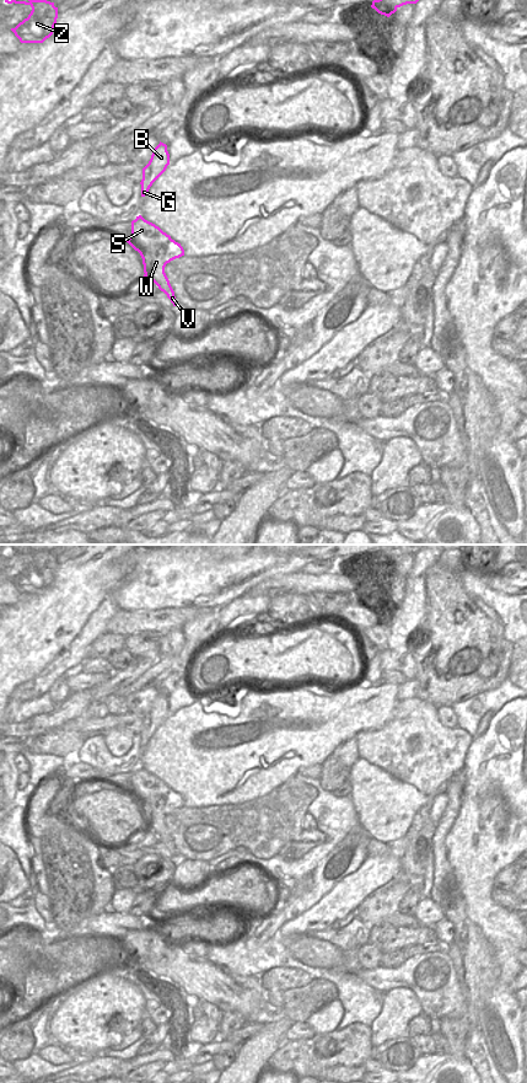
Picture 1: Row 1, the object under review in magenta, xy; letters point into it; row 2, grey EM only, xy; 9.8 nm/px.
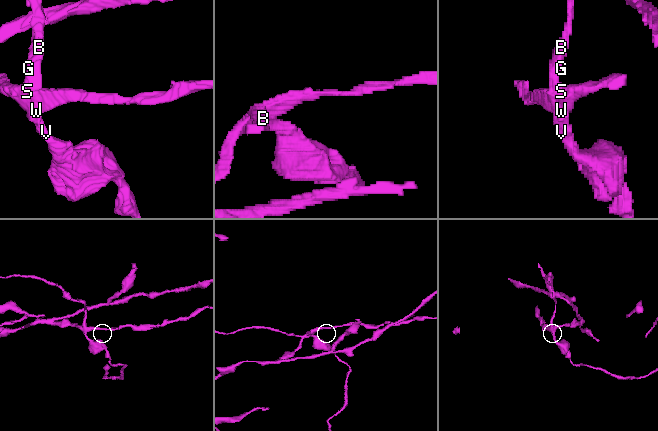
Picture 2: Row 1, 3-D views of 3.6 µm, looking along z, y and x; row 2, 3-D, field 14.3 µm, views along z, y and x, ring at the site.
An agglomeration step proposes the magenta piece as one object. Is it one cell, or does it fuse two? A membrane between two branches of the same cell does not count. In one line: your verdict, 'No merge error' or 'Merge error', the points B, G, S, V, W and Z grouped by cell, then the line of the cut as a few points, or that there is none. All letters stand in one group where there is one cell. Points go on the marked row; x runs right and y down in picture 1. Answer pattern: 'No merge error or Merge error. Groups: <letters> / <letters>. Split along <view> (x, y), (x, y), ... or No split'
Merge error. Groups: B G V W Z / S. Split along xy (140, 255), (149, 248), (162, 248), (166, 263)

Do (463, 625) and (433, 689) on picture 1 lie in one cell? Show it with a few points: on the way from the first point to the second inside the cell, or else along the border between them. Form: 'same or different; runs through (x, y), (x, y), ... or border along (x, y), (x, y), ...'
same; runs through (445, 643), (430, 645), (419, 661), (424, 670)

